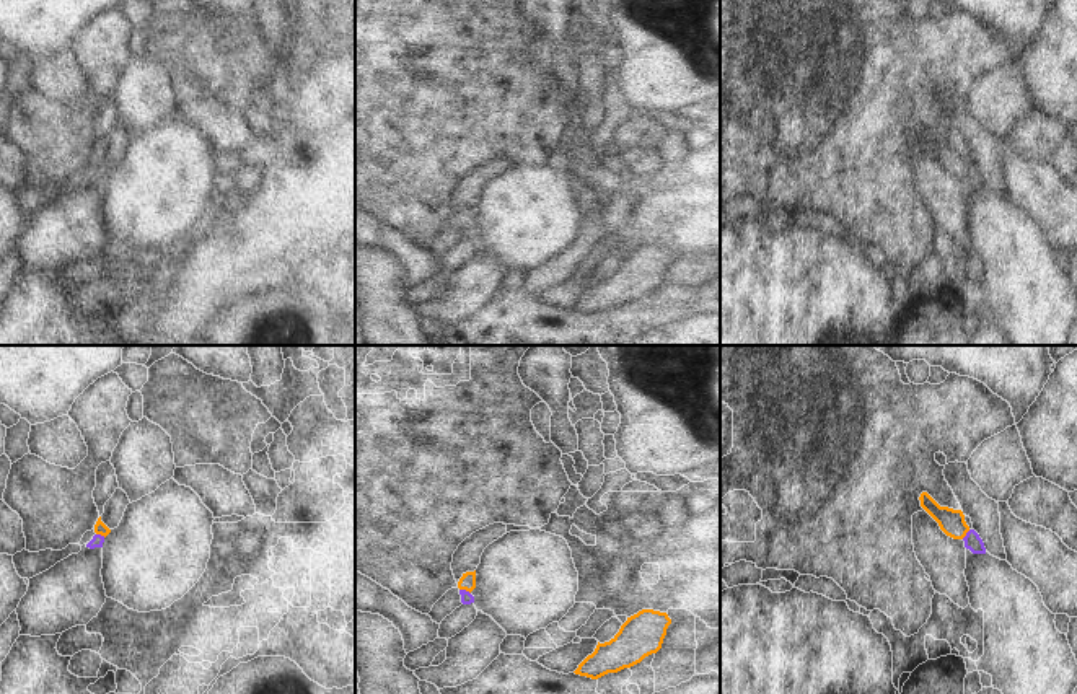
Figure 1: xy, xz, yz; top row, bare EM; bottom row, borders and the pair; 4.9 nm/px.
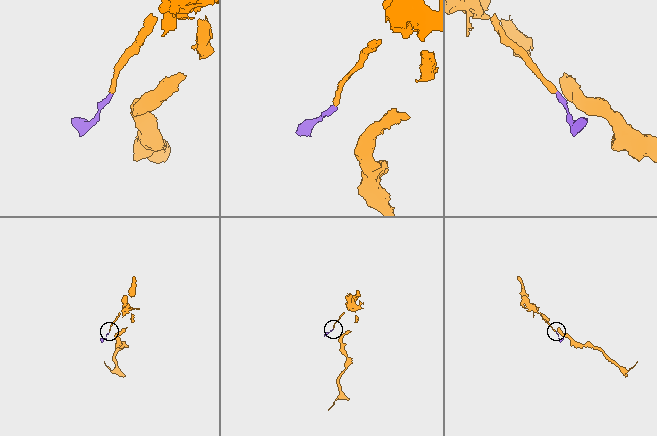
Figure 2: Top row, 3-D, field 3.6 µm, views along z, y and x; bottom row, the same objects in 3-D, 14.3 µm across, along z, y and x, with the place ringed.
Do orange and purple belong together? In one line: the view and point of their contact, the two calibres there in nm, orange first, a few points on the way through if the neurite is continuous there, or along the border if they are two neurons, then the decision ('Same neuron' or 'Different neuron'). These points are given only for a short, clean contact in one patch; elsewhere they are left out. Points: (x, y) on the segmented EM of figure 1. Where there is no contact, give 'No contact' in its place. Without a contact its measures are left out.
Touches orange at xz (465, 588). Thickness 80 nm (orange) against 60 nm. Path across: xz (468, 580), (465, 588), (466, 598). Same neuron

